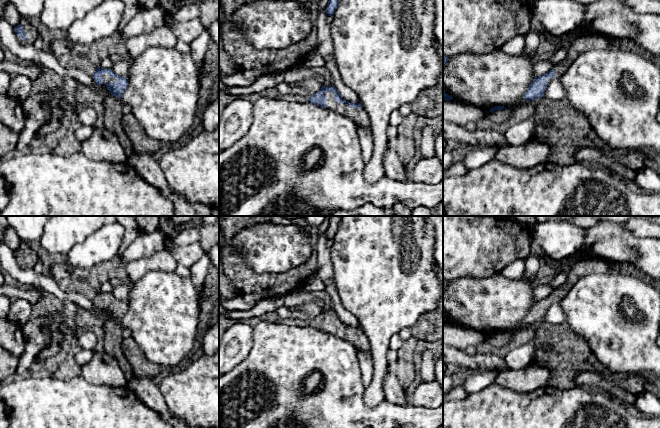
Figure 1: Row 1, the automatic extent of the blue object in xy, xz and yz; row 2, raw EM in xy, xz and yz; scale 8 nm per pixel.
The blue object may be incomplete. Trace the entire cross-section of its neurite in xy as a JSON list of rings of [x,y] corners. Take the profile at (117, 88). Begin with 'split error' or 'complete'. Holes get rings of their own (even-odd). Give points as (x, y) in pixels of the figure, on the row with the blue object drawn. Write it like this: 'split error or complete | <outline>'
split error | [[[98,67],[92,76],[99,86],[106,86],[111,95],[117,98],[121,98],[128,86],[128,78],[117,75],[112,69]]]

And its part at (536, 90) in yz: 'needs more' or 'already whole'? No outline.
needs more

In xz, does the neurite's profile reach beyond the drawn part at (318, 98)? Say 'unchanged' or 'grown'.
grown

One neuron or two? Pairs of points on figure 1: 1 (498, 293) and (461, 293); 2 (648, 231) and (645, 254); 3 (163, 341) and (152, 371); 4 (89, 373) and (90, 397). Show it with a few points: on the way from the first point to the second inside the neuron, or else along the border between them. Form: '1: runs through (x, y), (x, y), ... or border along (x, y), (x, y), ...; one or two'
1: runs through (489, 296), (470, 296); one
2: border along (631, 226), (637, 235), (649, 237); two
3: border along (139, 346), (141, 351), (151, 361), (163, 367); two
4: border along (81, 375), (92, 383), (112, 387); two

